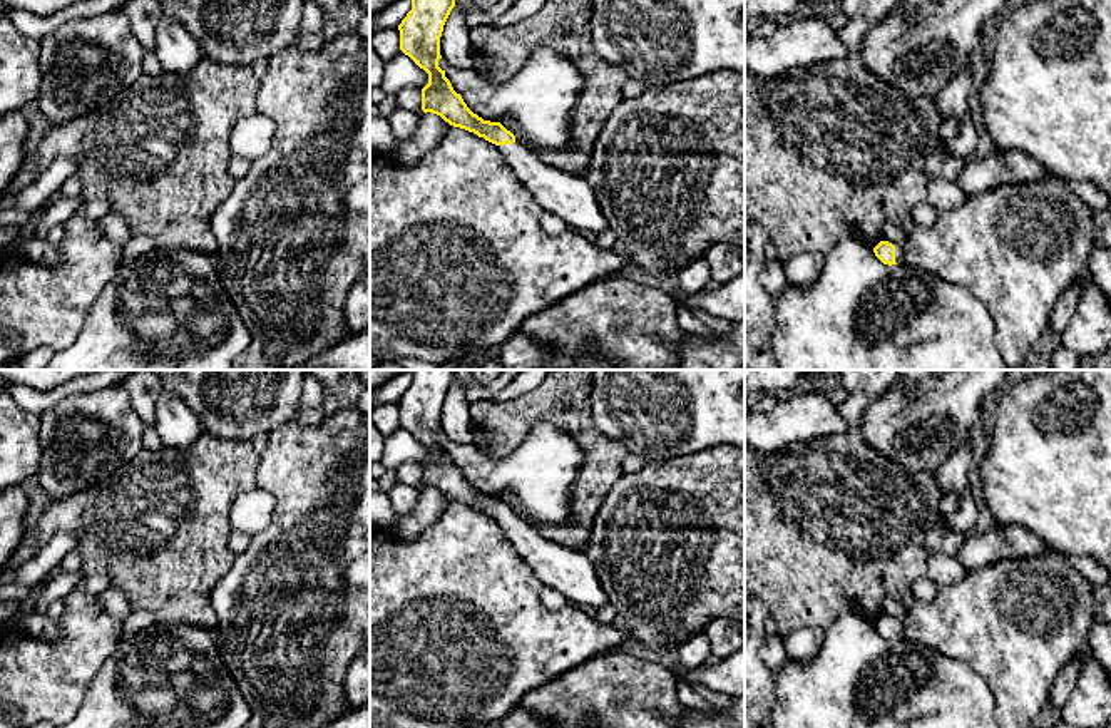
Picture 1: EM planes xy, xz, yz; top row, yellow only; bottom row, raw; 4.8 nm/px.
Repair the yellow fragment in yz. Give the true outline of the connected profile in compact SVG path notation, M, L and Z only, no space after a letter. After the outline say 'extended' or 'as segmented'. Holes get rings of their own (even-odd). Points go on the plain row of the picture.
M880 616L873 623L873 628L883 639L892 641L892 639L904 638L902 618Z | extended

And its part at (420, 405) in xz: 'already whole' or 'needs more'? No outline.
needs more

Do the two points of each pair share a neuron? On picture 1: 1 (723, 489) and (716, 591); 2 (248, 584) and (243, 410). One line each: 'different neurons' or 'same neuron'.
1: same neuron
2: different neurons

